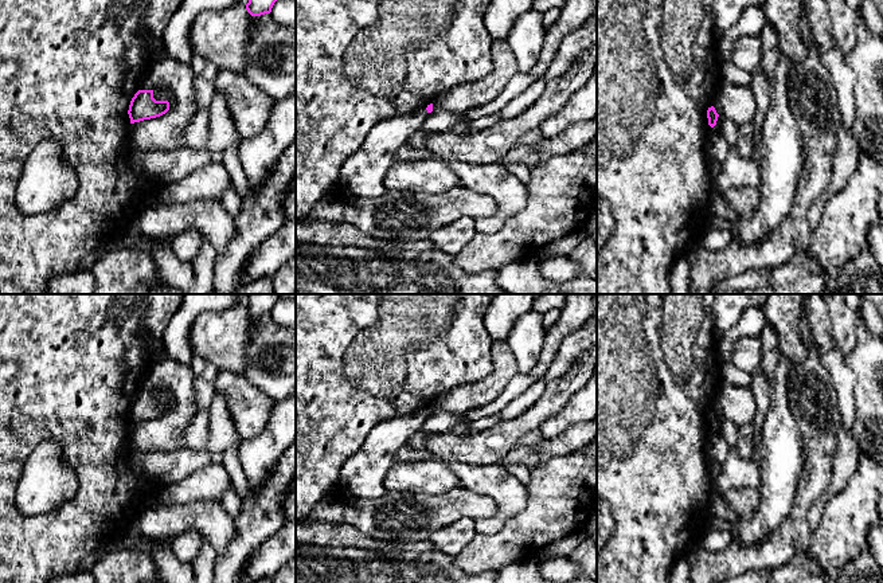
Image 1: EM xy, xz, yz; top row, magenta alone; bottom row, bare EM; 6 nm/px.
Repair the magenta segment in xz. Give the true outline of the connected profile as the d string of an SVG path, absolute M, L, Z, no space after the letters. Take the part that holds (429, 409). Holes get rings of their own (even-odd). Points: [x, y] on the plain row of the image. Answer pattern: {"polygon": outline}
{"polygon": "M433 404L409 416L380 422L367 435L363 446L345 461L339 485L355 497L376 498L386 493L384 478L395 463L396 450L433 412Z"}

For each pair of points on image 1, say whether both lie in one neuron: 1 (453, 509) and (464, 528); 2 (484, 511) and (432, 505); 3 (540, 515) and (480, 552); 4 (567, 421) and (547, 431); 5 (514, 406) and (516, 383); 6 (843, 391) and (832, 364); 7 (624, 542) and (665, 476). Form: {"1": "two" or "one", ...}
{"1": "two", "2": "one", "3": "one", "4": "one", "5": "two", "6": "one", "7": "one"}

